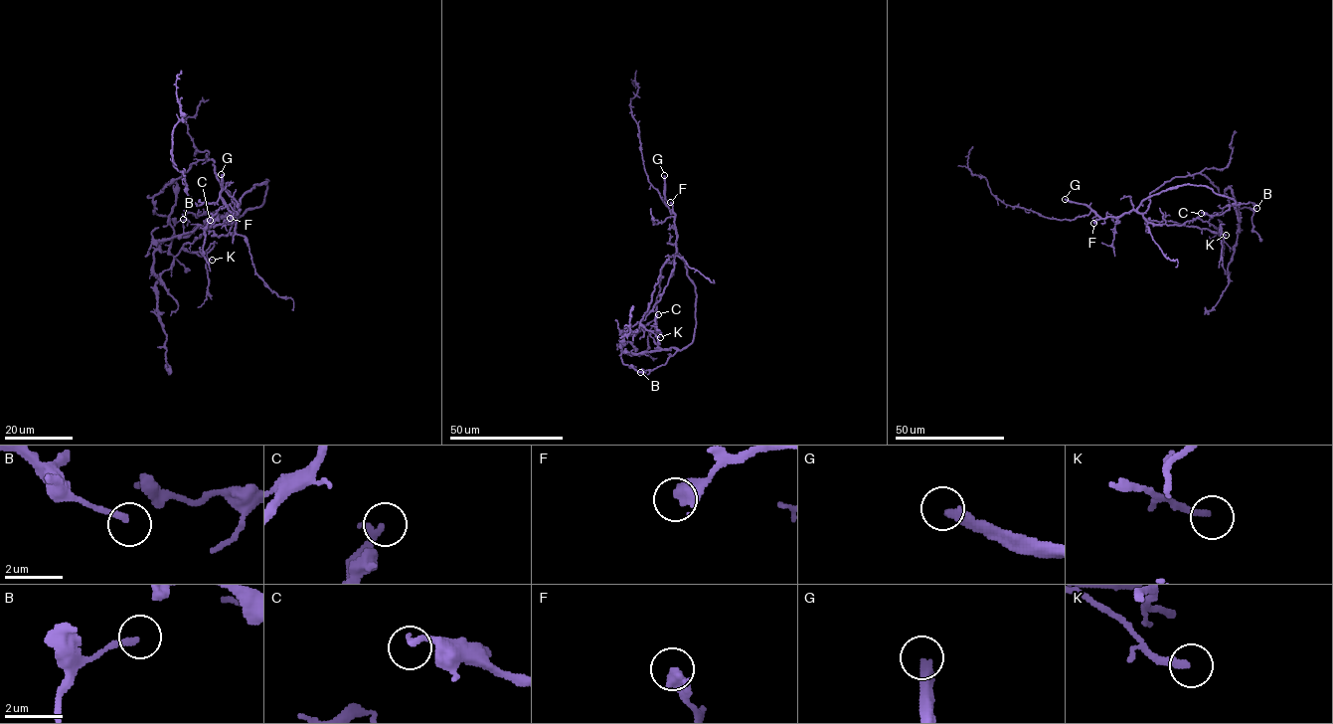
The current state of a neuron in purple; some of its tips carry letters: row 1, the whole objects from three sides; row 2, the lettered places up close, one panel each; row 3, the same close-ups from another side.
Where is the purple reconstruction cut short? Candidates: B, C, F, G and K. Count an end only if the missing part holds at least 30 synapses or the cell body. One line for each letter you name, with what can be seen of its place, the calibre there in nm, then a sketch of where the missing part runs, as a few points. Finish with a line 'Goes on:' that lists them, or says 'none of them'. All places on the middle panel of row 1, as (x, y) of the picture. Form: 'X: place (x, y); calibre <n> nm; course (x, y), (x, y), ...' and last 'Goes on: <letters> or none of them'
F: place (670, 202); calibre 480 nm; course (670, 202), (720, 76), (708, 55), (680, 38), (612, 15)
G: place (664, 175); calibre 320 nm; course (664, 175), (660, 123), (652, 109), (667, 97), (669, 89), (695, 66), (706, 67)
Goes on: F, G

